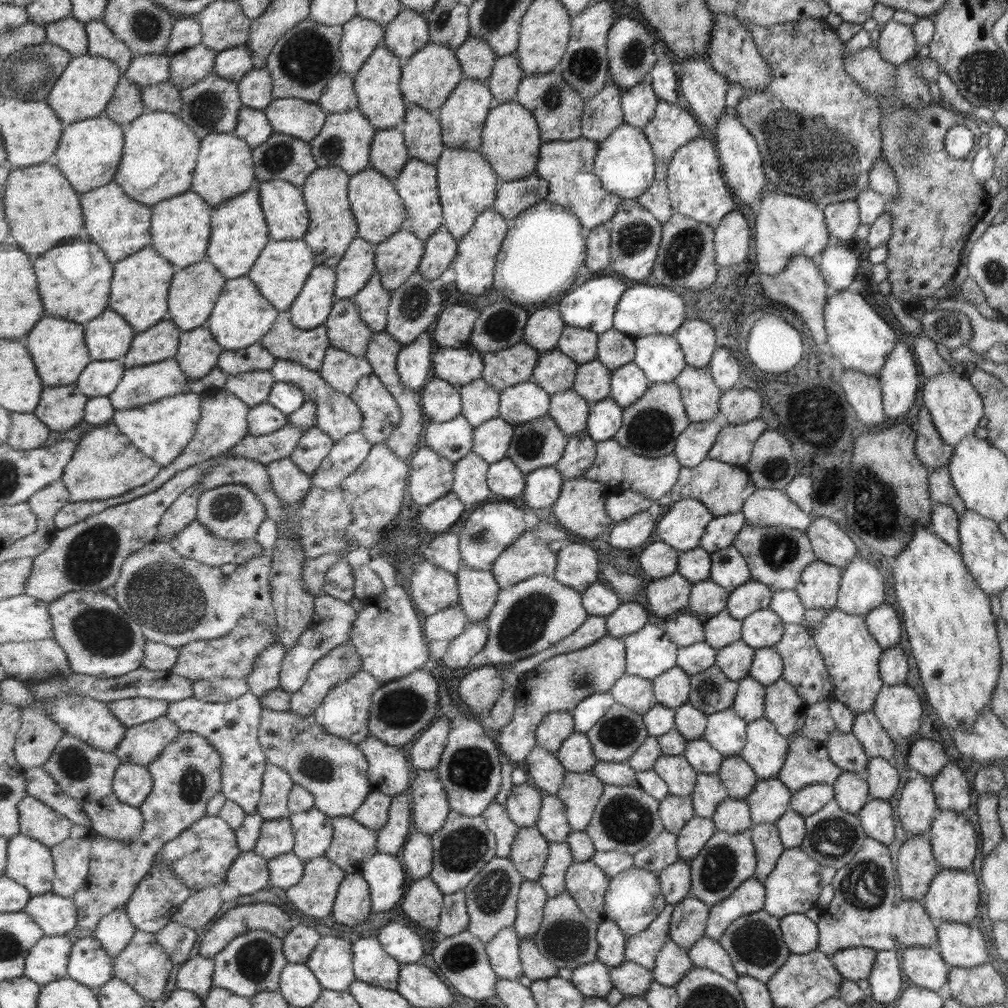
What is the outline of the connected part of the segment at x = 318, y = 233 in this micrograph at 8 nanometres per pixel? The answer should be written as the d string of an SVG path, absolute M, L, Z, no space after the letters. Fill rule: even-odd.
M339 166L318 167L307 179L306 184L301 187L311 219L310 228L303 239L311 250L314 250L317 265L335 268L346 256L350 244L358 237L358 219L352 210L350 201L351 177Z

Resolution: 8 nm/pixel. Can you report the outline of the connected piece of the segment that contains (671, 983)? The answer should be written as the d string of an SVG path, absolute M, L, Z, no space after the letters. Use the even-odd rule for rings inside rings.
M670 937L656 959L656 968L653 971L654 981L663 986L676 988L682 982L683 977L693 969L693 966L689 949L679 946Z

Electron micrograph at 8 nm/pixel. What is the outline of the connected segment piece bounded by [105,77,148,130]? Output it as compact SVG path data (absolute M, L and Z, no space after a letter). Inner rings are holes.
M123 77L107 105L105 115L118 122L124 130L128 130L136 118L148 111L142 99L142 90L131 79Z

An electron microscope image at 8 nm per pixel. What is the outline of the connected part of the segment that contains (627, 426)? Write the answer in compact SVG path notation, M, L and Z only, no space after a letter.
M677 381L651 385L635 404L624 408L623 420L623 426L614 438L635 454L647 458L673 455L679 435L692 423Z

